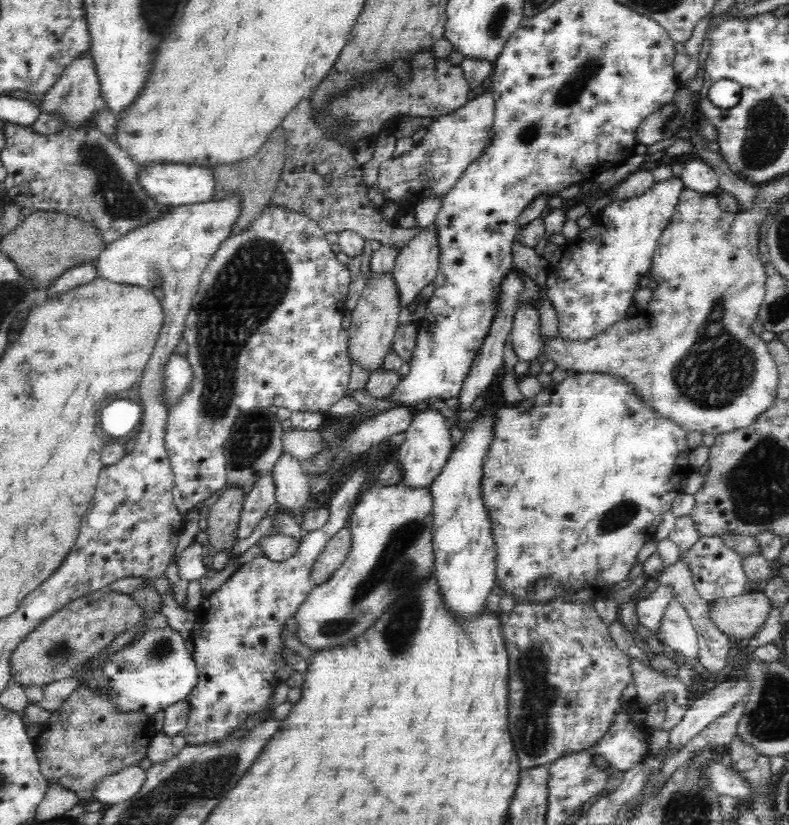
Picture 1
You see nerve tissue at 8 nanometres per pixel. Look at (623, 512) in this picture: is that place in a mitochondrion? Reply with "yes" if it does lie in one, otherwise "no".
yes

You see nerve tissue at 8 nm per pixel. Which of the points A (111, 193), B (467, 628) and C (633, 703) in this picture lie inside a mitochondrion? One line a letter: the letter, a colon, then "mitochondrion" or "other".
A: mitochondrion
B: other
C: other

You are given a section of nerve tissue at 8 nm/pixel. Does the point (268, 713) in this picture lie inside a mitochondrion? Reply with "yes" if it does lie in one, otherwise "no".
no

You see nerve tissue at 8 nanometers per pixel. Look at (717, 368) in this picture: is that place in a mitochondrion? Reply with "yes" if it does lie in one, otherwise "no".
yes

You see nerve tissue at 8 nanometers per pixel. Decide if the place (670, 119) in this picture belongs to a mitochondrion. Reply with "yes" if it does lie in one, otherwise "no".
yes

